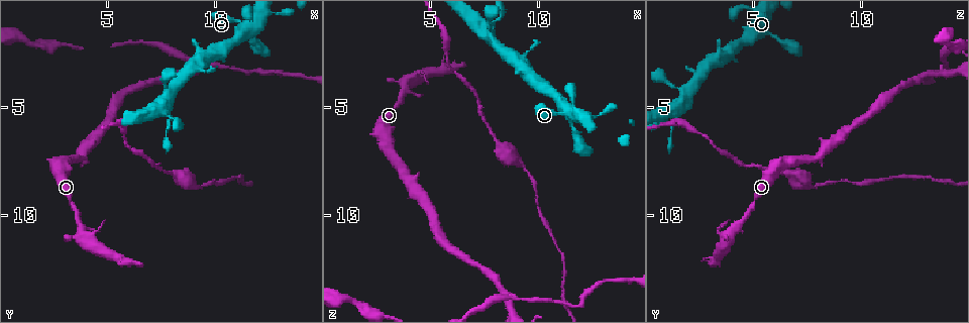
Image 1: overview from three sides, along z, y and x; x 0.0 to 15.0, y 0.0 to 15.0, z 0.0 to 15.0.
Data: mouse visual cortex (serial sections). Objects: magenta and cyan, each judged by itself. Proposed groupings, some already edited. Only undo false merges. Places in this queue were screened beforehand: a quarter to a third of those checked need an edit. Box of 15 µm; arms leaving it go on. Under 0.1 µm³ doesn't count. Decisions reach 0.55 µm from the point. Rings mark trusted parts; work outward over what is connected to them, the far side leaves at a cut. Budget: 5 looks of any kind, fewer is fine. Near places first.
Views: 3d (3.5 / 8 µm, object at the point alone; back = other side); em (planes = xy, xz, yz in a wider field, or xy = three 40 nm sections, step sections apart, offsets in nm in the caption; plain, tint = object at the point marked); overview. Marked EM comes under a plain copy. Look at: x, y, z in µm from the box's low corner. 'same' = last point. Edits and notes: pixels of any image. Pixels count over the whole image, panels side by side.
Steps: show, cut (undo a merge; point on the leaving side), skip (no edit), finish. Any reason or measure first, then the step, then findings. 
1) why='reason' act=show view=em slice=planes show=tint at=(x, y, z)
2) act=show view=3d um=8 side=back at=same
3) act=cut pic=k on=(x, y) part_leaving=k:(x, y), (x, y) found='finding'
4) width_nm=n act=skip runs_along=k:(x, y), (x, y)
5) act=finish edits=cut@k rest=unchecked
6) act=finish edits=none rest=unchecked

why='thin neck' act=show view=3d um=3.5 side=back at=(8.9, 3.1, 13.8)

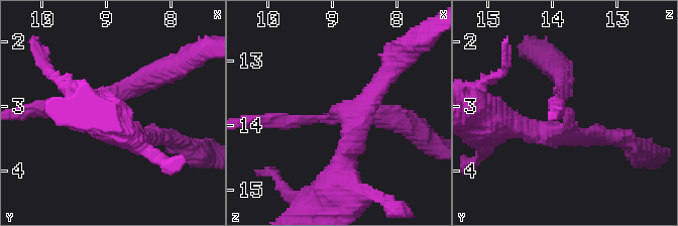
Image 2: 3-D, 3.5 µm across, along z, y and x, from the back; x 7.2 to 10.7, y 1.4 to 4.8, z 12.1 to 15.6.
arms=4 arm_widths_nm=200,250,250,300 act=show view=em slice=xy step=5 show=tint at=(8.90, 3.10, 13.75)

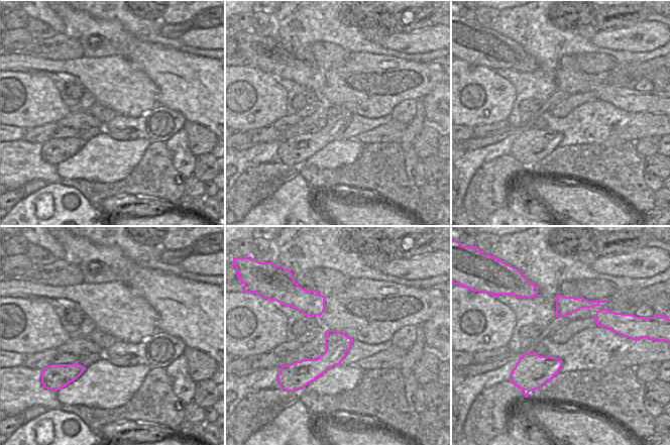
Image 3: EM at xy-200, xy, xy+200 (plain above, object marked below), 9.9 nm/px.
act=cut pic=2 on=(288, 118) part_leaving=2:(326, 116), (304, 121), (254, 121) found='two cells meet here'

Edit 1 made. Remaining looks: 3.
why='four or more arms meet' act=show view=3d um=8 at=(11.5, 1.5, 5.2)

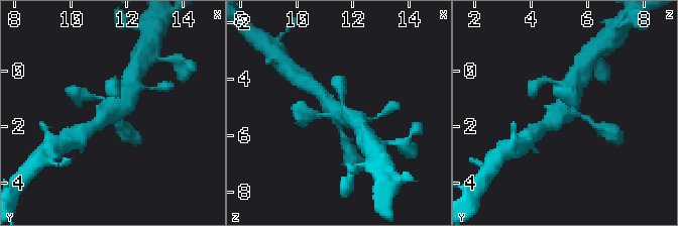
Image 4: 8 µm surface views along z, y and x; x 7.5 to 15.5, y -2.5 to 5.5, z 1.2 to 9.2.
why='zoom in' act=show view=3d um=3.5 at=(11.5, 1.4, 5.2)

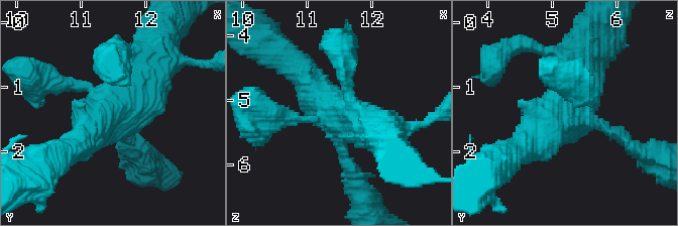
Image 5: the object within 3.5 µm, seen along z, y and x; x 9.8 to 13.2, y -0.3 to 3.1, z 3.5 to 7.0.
act=show view=em slice=xy step=2 show=tint at=(11.55, 1.50, 5.30)

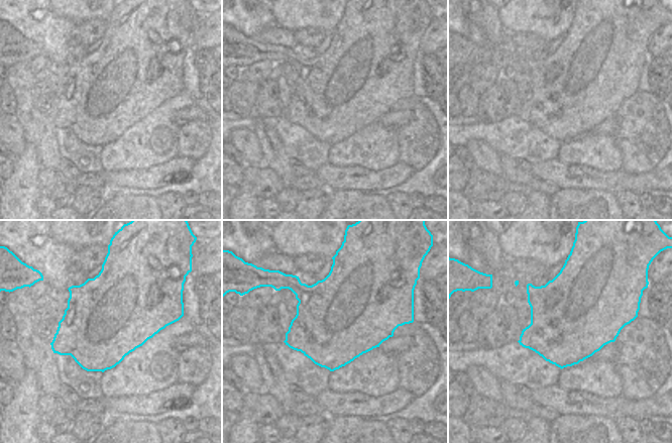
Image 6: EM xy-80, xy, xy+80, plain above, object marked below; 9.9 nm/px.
act=skip runs_along=5:(57, 83), (118, 101), (152, 51) found='continuous, no second cell'

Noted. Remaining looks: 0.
act=finish edits=cut@2 rest=unchecked

